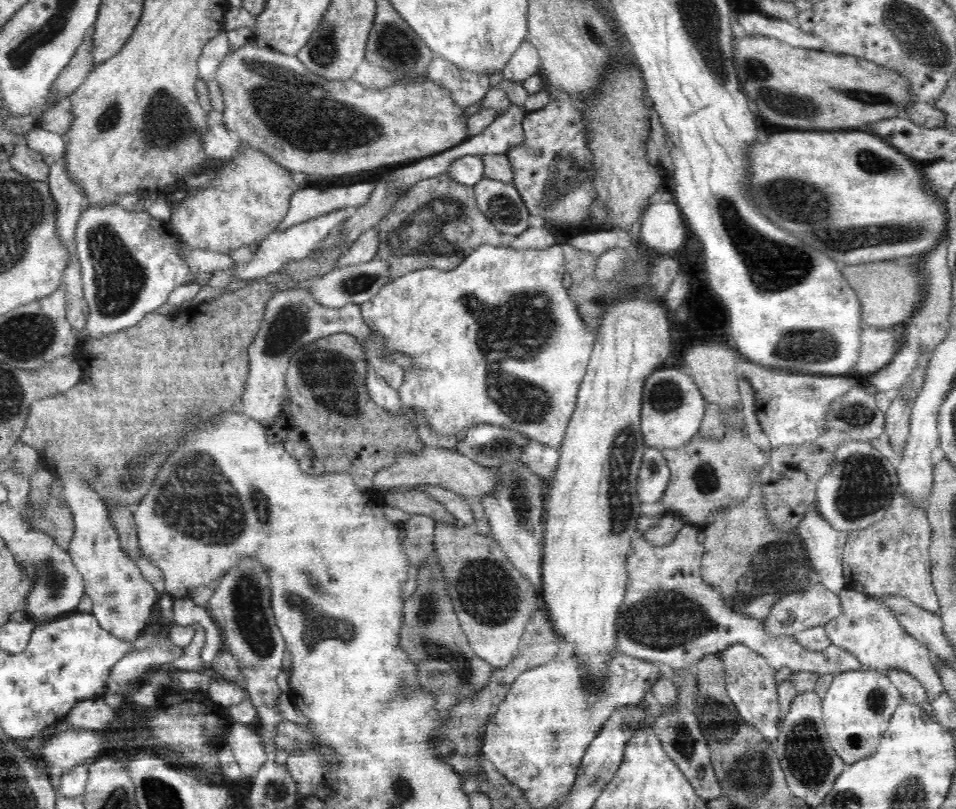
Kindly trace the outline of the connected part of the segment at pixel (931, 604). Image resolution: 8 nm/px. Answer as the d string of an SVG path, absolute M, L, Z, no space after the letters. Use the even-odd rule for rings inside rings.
M896 494L884 518L868 528L849 531L843 550L843 573L846 589L874 597L898 597L921 609L939 612L939 600L931 573L930 546L932 525L926 508L916 507L906 496Z

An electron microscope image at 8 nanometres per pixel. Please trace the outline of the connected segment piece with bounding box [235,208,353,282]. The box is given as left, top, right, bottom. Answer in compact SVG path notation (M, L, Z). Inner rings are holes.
M350 208L338 209L328 214L323 214L318 218L312 218L308 222L300 222L296 226L290 226L286 230L276 230L274 233L268 235L260 244L254 260L248 262L246 265L241 265L235 269L237 280L244 282L264 278L273 272L280 271L286 262L292 262L292 260L304 260L304 258L310 256L313 250L318 246L320 241L325 239L325 236L330 233L330 230L338 224L342 224L353 213Z

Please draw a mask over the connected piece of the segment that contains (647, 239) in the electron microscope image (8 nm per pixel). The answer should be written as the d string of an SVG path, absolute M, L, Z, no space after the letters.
M674 201L650 205L637 236L641 243L665 256L686 243L687 225Z

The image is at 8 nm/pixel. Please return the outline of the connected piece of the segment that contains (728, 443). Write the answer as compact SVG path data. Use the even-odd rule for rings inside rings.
M728 431L719 441L714 437L711 439L710 437L704 437L698 432L684 446L677 449L661 449L661 451L669 466L671 475L660 502L665 506L667 512L673 512L688 524L699 528L707 524L706 517L710 512L714 516L720 507L744 500L751 489L751 474L760 472L770 458L770 454L762 452L747 433L739 431Z

